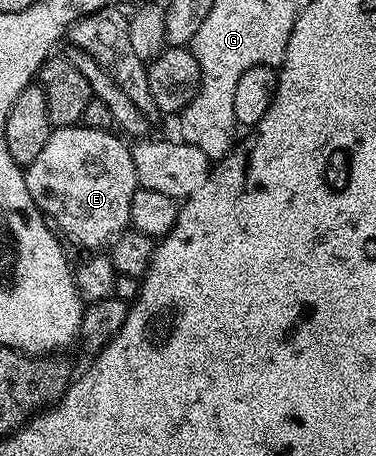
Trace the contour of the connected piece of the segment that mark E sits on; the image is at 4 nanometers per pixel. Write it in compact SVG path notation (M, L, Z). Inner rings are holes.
M81 123L63 129L55 128L40 155L36 155L36 159L32 159L32 163L24 169L28 195L32 195L39 209L59 230L62 228L74 240L71 242L75 246L86 251L105 250L115 237L124 232L130 224L132 195L140 187L130 154L131 146L121 136L118 138L114 135L110 131L90 129Z

